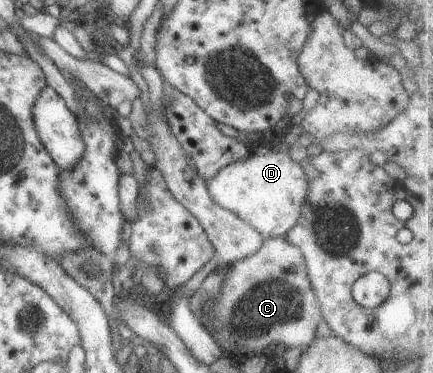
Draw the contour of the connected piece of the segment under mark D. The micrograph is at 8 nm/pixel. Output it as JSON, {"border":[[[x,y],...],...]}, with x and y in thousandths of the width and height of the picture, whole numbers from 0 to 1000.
{"border":[[[628,397],[515,448],[483,483],[478,512],[487,534],[612,635],[656,633],[679,609],[697,576],[695,550],[709,531],[711,491],[697,437],[677,432],[663,405]]]}

